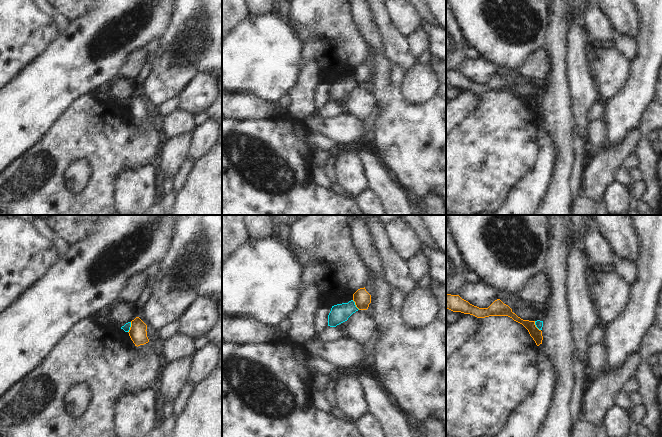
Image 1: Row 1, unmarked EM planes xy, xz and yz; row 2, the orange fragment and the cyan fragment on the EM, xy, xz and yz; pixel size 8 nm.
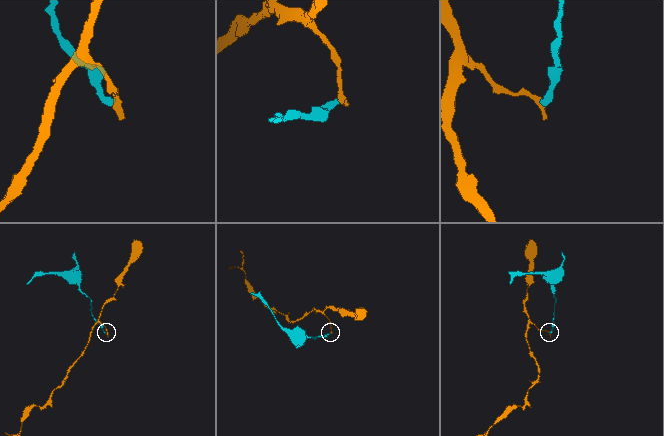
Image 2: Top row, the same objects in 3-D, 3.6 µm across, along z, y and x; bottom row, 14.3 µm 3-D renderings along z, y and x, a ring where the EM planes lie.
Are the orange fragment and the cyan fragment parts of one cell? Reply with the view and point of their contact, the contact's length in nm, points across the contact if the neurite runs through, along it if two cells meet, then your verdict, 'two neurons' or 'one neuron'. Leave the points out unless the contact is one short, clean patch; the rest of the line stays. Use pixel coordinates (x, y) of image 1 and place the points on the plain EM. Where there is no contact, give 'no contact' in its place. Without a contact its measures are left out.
xy (130, 103) | 90 nm | along xy (131, 98), (128, 108) | two neurons

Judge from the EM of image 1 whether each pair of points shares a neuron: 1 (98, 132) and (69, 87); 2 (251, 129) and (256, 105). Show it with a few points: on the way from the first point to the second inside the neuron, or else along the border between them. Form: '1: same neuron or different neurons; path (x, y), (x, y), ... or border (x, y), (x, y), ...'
1: different neurons; border (92, 93), (80, 95), (61, 115)
2: different neurons; border (232, 117), (242, 120), (276, 118)

